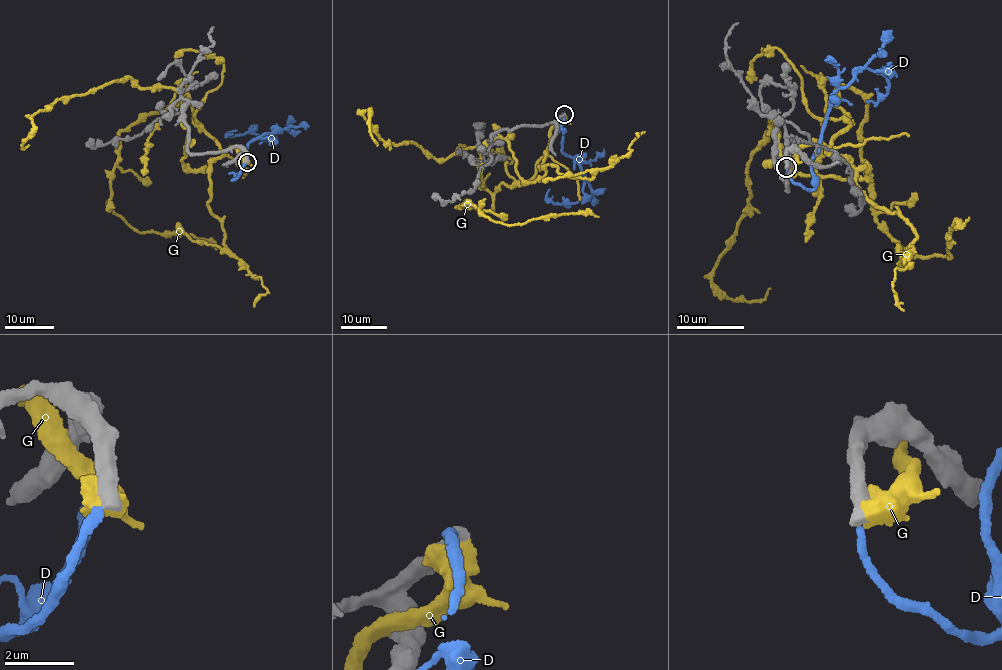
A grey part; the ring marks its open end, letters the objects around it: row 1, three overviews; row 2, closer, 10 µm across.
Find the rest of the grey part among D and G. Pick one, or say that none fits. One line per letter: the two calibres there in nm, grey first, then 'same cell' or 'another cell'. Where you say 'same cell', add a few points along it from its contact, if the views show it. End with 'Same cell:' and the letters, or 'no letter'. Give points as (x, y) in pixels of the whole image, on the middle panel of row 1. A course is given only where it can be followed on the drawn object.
D: 480/240 nm | another cell
G: 550/800 nm | another cell
Same cell: no letter

